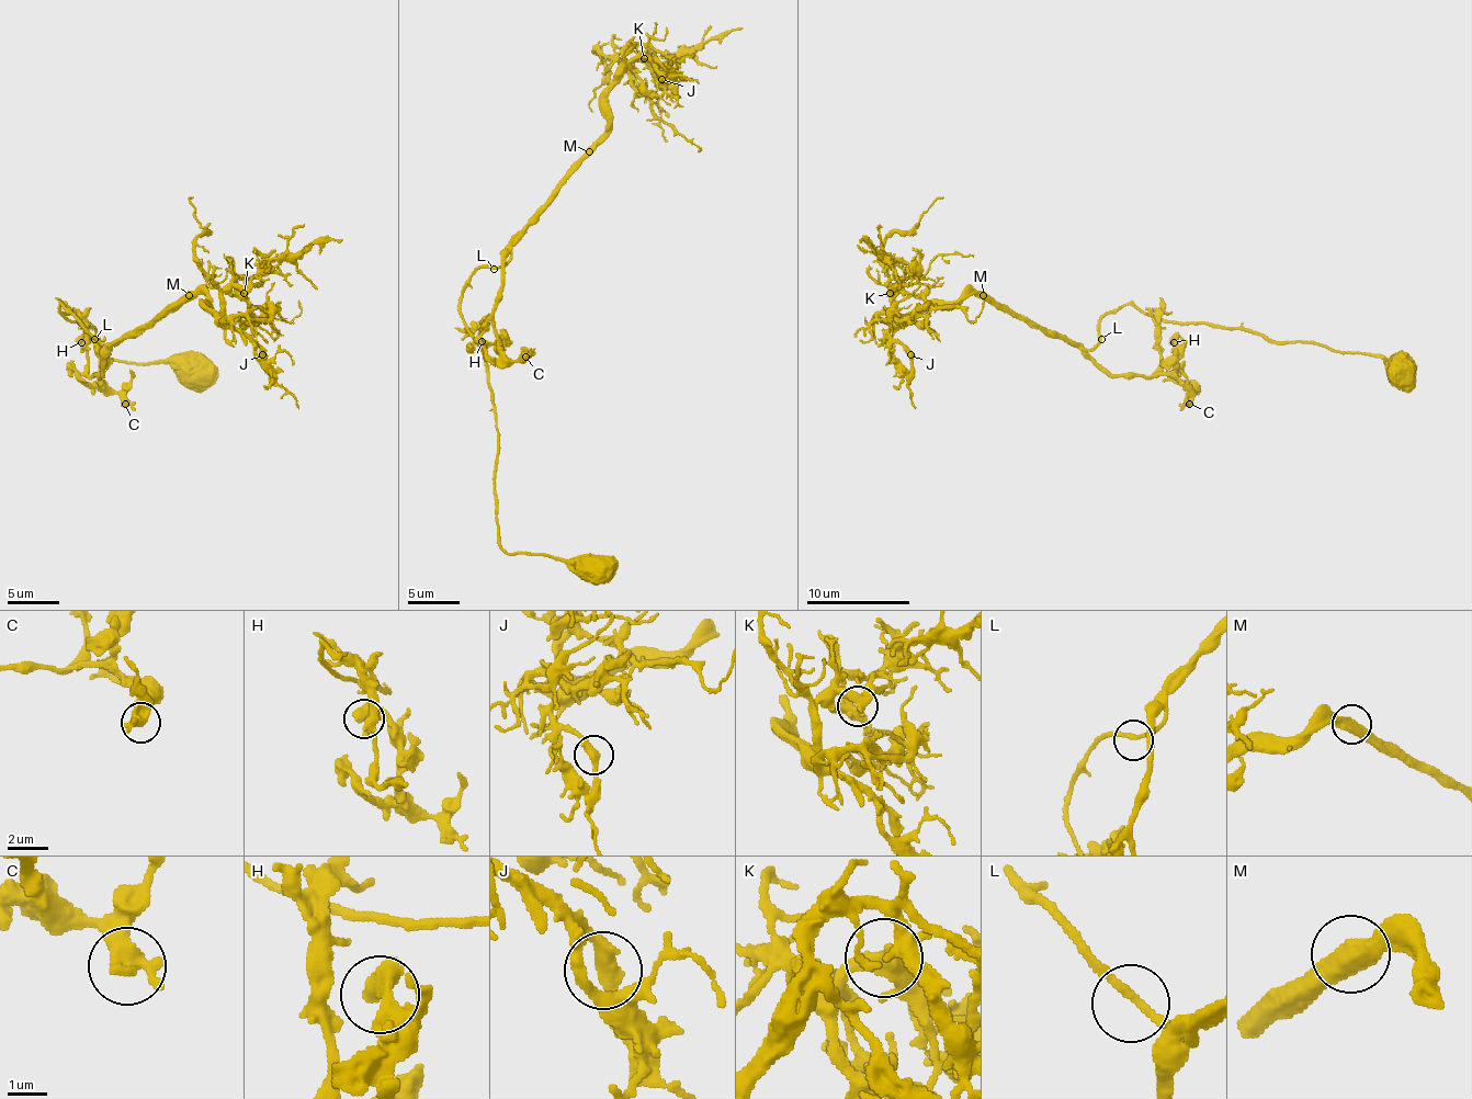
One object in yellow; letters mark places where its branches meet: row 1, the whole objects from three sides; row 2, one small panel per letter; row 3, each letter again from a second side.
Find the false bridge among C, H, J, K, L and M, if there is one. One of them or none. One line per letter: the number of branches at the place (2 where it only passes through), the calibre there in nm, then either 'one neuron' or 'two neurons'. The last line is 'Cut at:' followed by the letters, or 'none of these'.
C: 2 | 480 nm | one neuron
H: 2 | 440 nm | one neuron
J: 2 | 400 nm | one neuron
K: 2 | 440 nm | one neuron
L: 2 | 190 nm | one neuron
M: 2 | 480 nm | one neuron
Cut at: none of these

